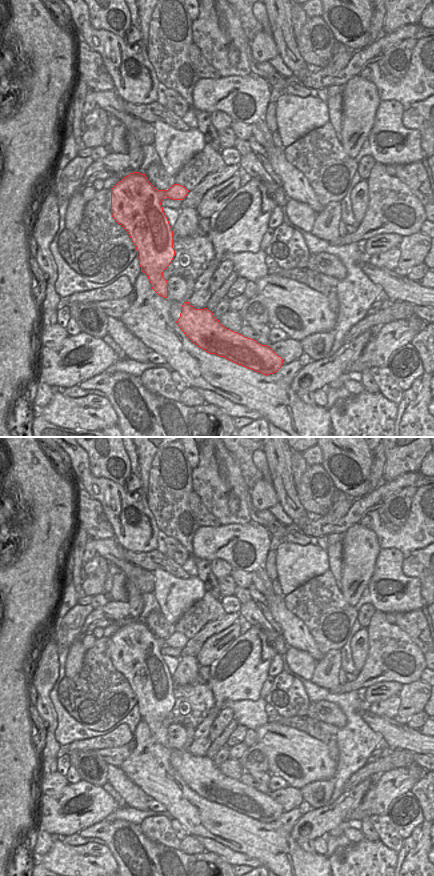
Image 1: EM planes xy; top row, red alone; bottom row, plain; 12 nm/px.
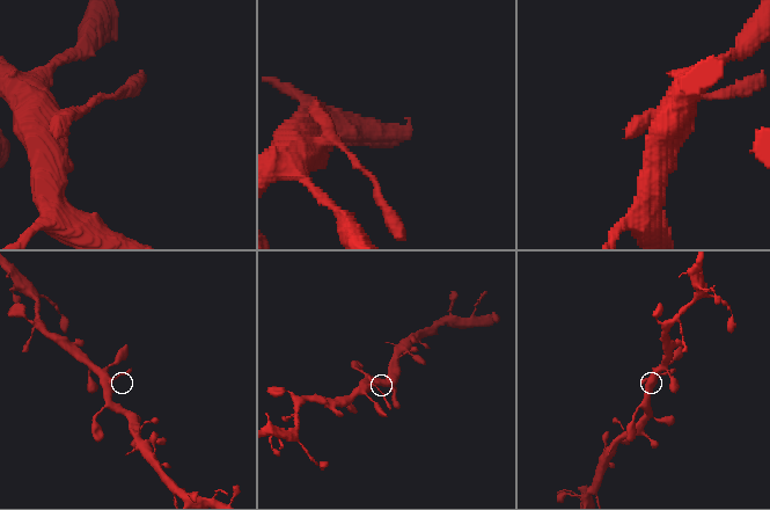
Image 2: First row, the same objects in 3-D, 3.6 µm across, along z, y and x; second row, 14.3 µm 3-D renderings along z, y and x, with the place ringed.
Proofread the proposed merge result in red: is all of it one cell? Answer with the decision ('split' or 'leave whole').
split

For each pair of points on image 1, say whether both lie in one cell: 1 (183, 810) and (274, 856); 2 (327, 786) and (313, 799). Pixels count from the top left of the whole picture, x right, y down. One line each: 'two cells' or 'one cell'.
1: one cell
2: one cell

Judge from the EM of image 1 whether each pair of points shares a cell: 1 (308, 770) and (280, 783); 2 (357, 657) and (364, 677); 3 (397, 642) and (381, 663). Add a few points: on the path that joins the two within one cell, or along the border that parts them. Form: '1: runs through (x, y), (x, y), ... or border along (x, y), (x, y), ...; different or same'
1: border along (271, 773), (280, 776), (289, 785); different
2: border along (369, 647), (364, 665), (357, 673); different
3: runs through (392, 647), (391, 653), (386, 658); same

